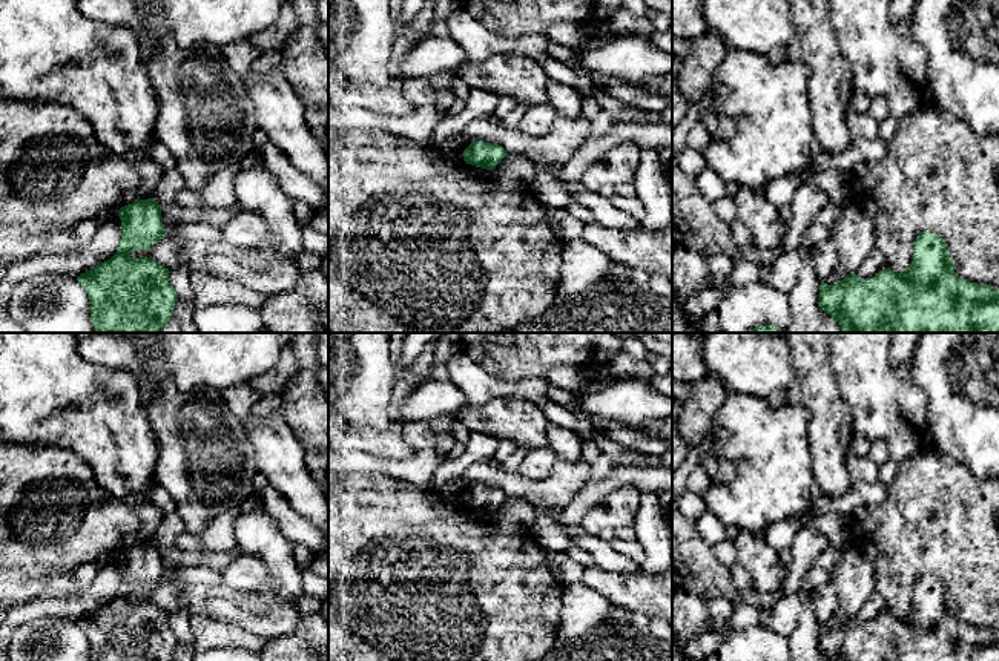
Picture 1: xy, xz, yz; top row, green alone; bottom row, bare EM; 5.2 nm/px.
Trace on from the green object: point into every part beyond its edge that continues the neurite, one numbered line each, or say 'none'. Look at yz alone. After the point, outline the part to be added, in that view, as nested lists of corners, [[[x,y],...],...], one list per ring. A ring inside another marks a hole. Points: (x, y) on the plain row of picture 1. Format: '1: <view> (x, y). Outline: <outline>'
none

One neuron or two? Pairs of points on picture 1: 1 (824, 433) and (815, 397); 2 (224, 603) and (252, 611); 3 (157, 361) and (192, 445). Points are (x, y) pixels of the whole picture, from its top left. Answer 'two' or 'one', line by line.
1: one
2: one
3: one

